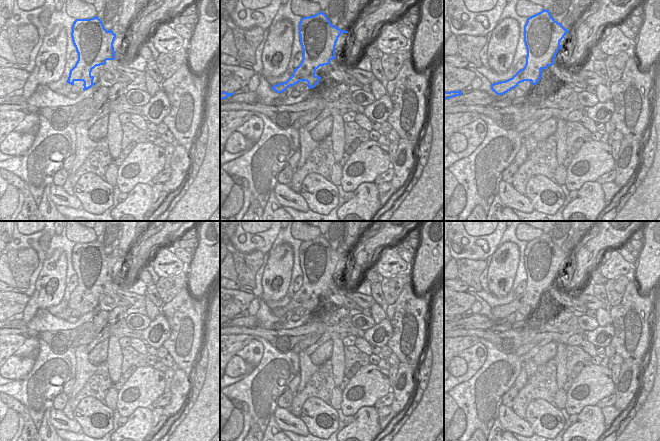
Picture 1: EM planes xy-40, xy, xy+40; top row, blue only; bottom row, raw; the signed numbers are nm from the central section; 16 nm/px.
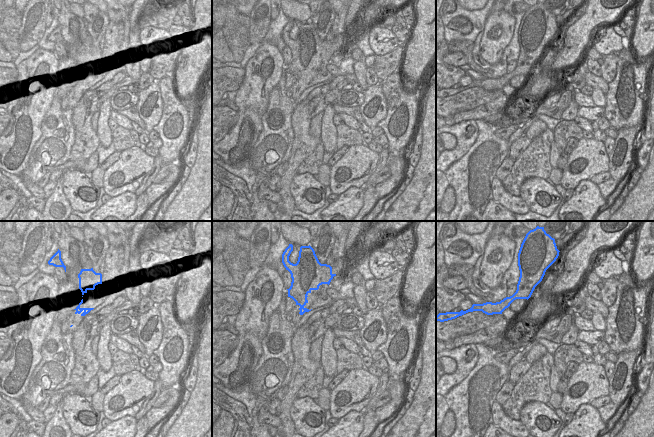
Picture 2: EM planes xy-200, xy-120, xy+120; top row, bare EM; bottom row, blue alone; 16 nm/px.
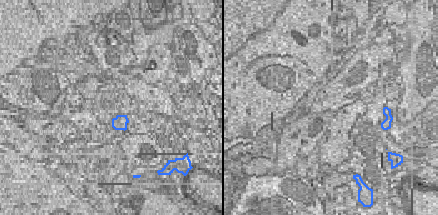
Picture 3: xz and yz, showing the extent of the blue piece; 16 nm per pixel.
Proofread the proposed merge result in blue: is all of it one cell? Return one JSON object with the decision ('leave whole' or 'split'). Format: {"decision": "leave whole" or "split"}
{"decision": "split"}

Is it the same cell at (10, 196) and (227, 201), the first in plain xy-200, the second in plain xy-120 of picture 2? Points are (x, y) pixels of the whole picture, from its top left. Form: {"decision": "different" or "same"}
{"decision": "same"}

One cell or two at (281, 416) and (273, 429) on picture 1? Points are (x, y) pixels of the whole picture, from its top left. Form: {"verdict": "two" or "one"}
{"verdict": "two"}

